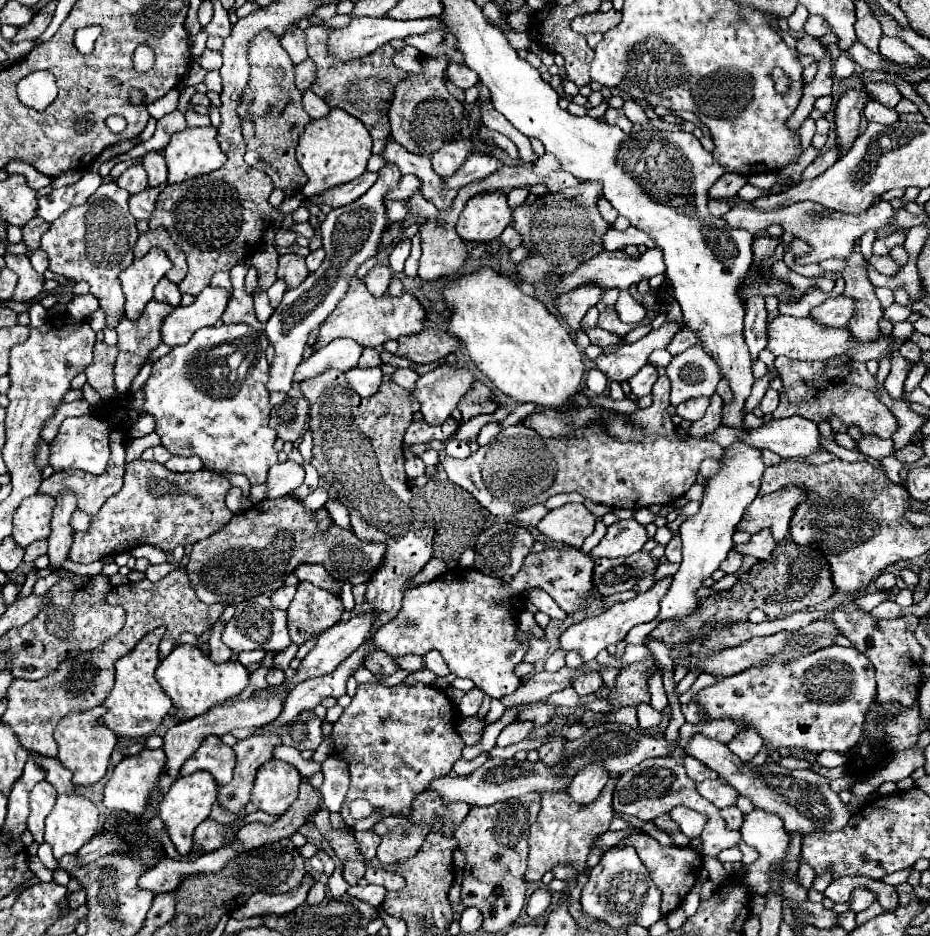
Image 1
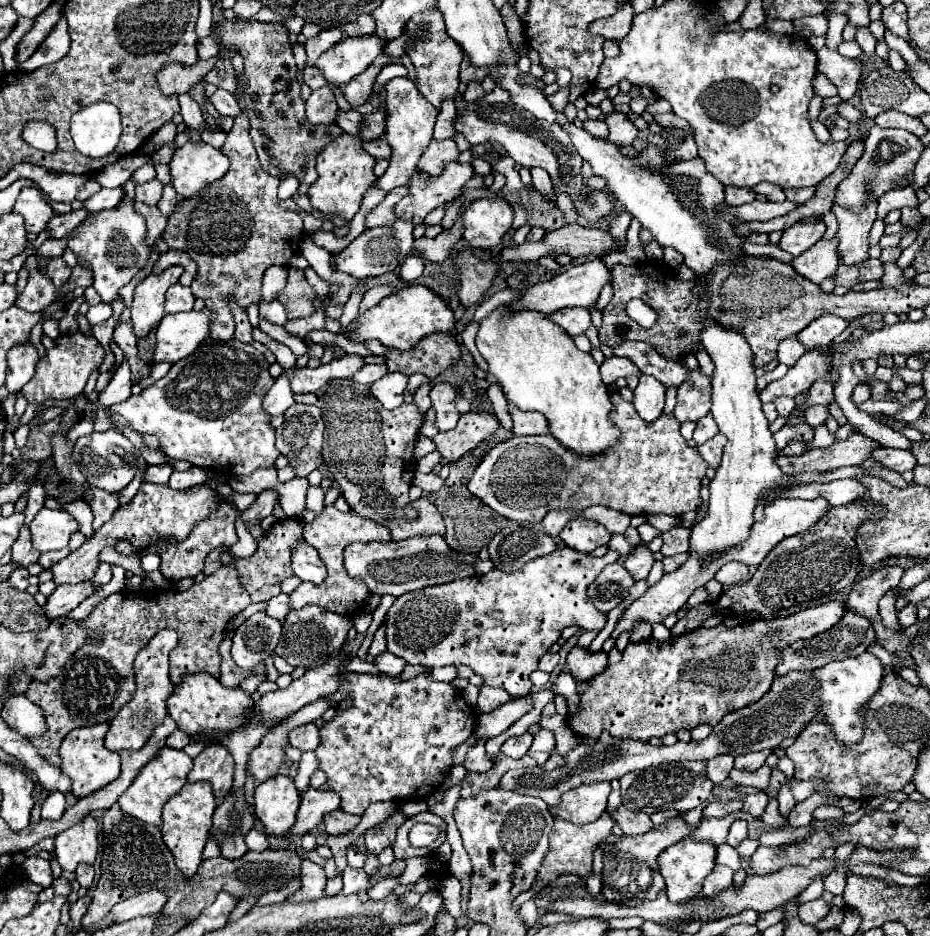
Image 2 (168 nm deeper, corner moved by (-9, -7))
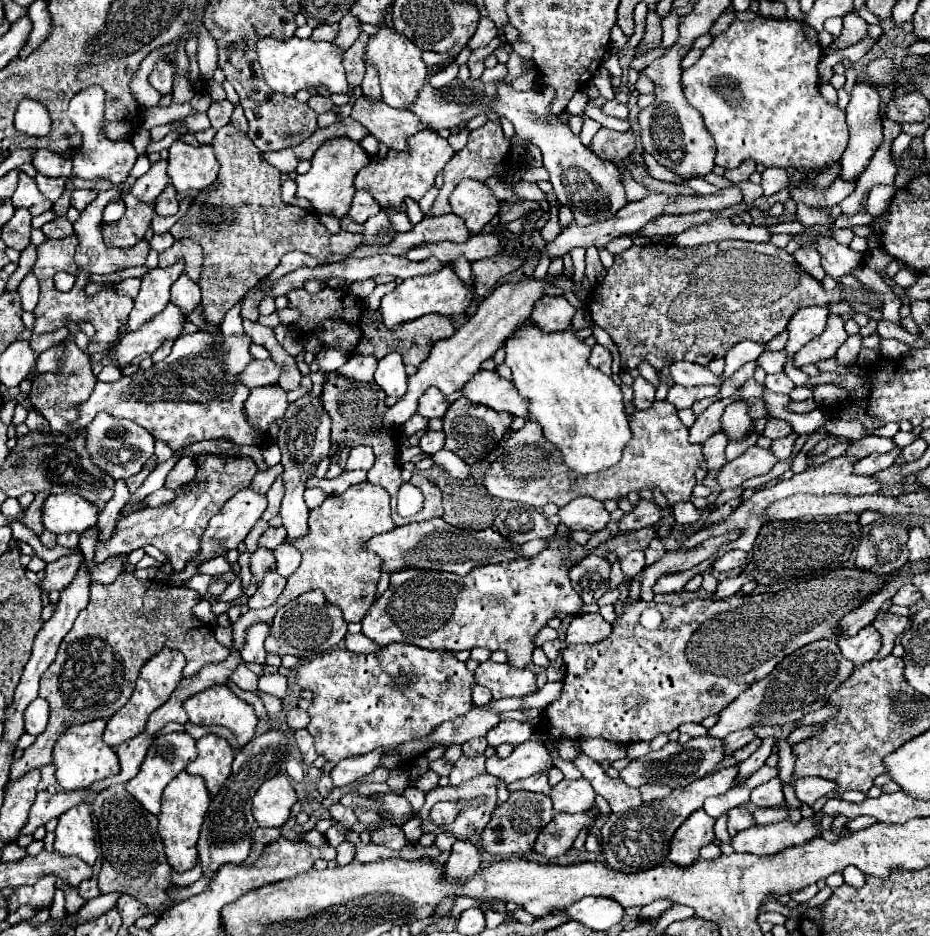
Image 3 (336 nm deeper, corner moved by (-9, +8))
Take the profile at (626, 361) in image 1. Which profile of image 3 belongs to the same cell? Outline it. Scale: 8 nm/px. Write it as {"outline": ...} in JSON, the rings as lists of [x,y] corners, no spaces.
{"outline":[[[594,345],[588,357],[588,363],[596,369],[600,369],[604,375],[610,375],[610,365],[612,365],[612,355],[608,349],[604,349],[602,345]]]}

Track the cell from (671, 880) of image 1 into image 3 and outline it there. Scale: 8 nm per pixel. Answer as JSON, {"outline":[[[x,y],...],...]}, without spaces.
{"outline":[[[704,809],[692,813],[692,817],[674,833],[668,859],[676,865],[692,865],[700,855],[700,847],[714,841],[714,821],[716,819],[706,815]]]}

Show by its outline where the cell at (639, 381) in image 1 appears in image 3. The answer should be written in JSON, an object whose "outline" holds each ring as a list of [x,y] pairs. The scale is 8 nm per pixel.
{"outline":[[[636,377],[632,389],[634,389],[632,405],[634,405],[636,409],[648,409],[648,407],[654,403],[654,393],[656,393],[656,389],[654,389],[646,379]]]}

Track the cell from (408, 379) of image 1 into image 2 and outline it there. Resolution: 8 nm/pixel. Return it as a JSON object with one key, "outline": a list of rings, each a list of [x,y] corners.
{"outline":[[[422,384],[416,392],[414,392],[414,402],[416,402],[416,406],[420,408],[420,412],[426,412],[432,404],[430,404],[430,388],[432,388],[432,384]]]}

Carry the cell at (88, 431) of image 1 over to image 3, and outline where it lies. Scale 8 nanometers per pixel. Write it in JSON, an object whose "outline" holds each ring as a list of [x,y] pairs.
{"outline":[[[100,413],[92,425],[86,429],[88,435],[88,451],[92,453],[92,459],[96,465],[102,465],[102,469],[112,475],[114,479],[128,479],[142,471],[144,463],[154,455],[154,437],[144,427],[128,421],[128,419],[116,419],[108,417],[108,413]]]}

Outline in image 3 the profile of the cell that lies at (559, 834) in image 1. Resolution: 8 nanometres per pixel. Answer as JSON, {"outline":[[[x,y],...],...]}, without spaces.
{"outline":[[[558,813],[538,833],[536,843],[534,843],[534,851],[540,853],[540,855],[546,855],[548,859],[560,857],[562,853],[566,853],[572,847],[580,829],[582,827],[592,827],[592,823],[594,821],[588,817],[588,813],[578,813],[578,815]]]}

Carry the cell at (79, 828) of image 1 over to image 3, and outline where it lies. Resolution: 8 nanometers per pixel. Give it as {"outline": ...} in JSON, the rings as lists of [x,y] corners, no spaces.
{"outline":[[[80,803],[60,815],[54,849],[62,855],[78,855],[88,865],[96,863],[94,825],[88,803]]]}

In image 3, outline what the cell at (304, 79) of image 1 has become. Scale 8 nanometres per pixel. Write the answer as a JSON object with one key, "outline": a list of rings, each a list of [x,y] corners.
{"outline":[[[312,95],[312,97],[310,97],[310,101],[308,101],[308,105],[310,105],[310,109],[312,109],[314,113],[324,113],[324,111],[330,111],[334,103],[332,103],[328,97]]]}

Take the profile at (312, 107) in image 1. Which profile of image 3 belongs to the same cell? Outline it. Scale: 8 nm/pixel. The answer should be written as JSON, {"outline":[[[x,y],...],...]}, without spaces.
{"outline":[[[366,97],[356,99],[350,117],[364,125],[388,149],[404,149],[408,135],[426,129],[408,109],[392,109],[382,101],[368,101]]]}

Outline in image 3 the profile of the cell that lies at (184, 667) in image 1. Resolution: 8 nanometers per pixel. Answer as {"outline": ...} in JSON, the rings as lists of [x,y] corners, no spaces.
{"outline":[[[226,685],[206,689],[184,703],[188,719],[196,725],[222,725],[236,735],[238,749],[242,749],[252,737],[258,723],[254,707],[236,697]]]}

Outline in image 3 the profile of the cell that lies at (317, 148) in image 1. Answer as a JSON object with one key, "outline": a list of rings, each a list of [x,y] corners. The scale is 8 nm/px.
{"outline":[[[338,137],[338,139],[330,139],[326,143],[322,143],[314,157],[310,159],[312,167],[308,173],[298,175],[296,177],[296,197],[304,197],[308,199],[308,203],[312,205],[316,215],[334,215],[338,219],[342,219],[352,203],[352,197],[356,193],[354,189],[354,177],[358,173],[358,169],[362,169],[368,163],[368,153],[360,147],[360,143],[350,141],[346,137]]]}

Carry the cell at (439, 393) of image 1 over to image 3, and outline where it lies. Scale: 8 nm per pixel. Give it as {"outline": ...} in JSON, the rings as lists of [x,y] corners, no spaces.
{"outline":[[[428,389],[420,399],[418,399],[418,409],[416,413],[426,417],[426,419],[432,419],[432,417],[444,417],[448,409],[448,403],[444,401],[444,395],[438,391],[438,389]]]}

